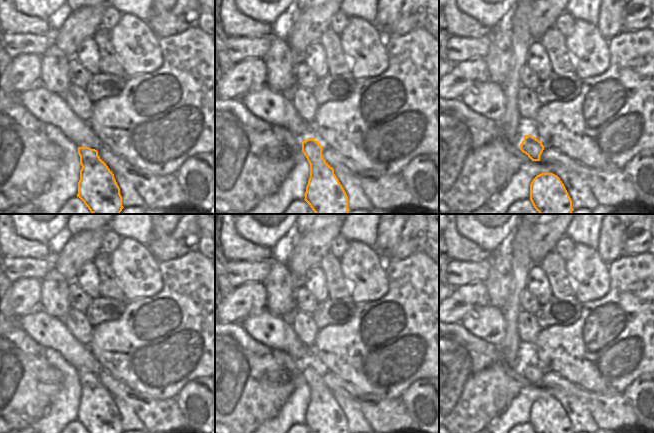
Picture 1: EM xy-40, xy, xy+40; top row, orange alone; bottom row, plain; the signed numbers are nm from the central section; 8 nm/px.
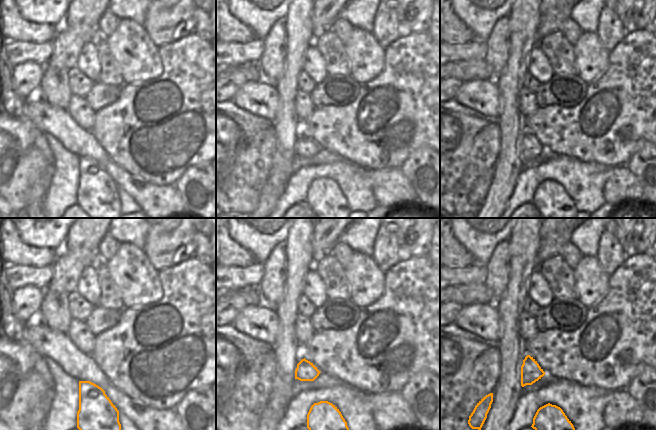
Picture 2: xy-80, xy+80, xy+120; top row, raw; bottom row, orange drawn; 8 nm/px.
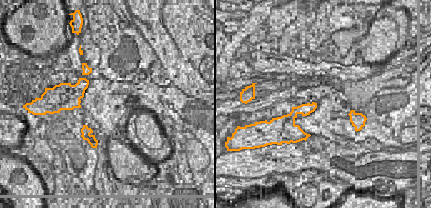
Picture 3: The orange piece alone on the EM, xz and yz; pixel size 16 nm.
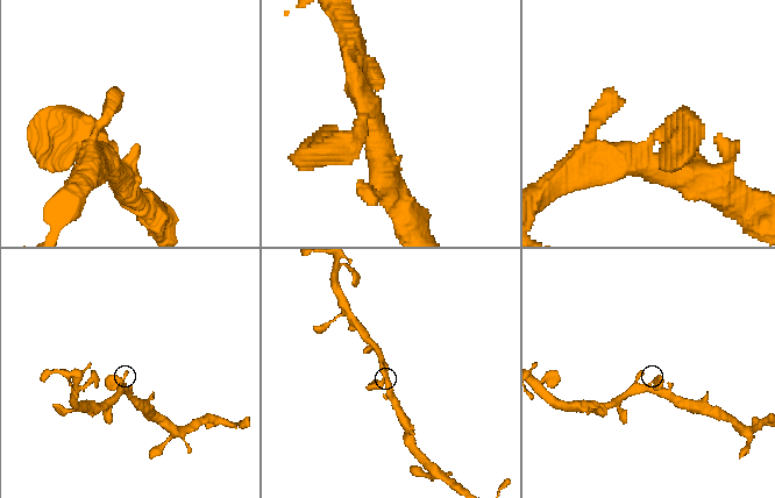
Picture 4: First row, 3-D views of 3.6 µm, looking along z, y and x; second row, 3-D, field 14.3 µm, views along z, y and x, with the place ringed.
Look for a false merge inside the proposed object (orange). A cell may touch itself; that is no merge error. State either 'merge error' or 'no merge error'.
no merge error

